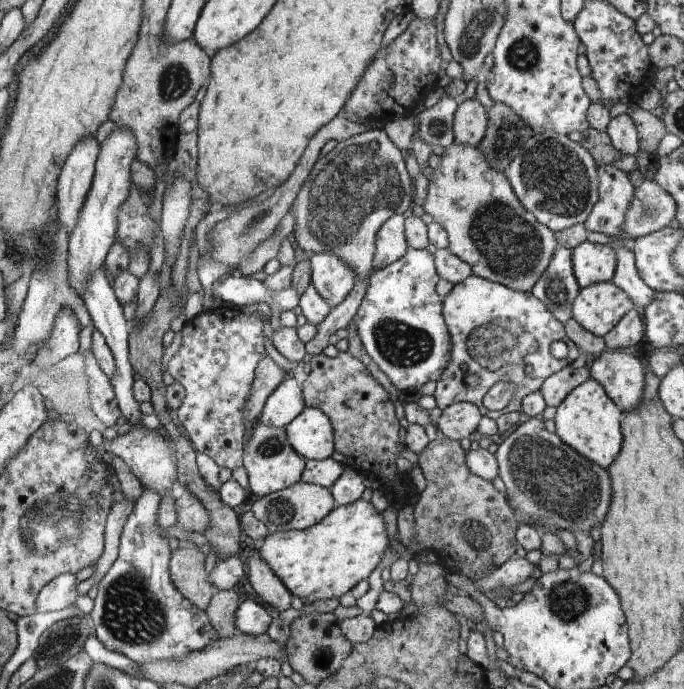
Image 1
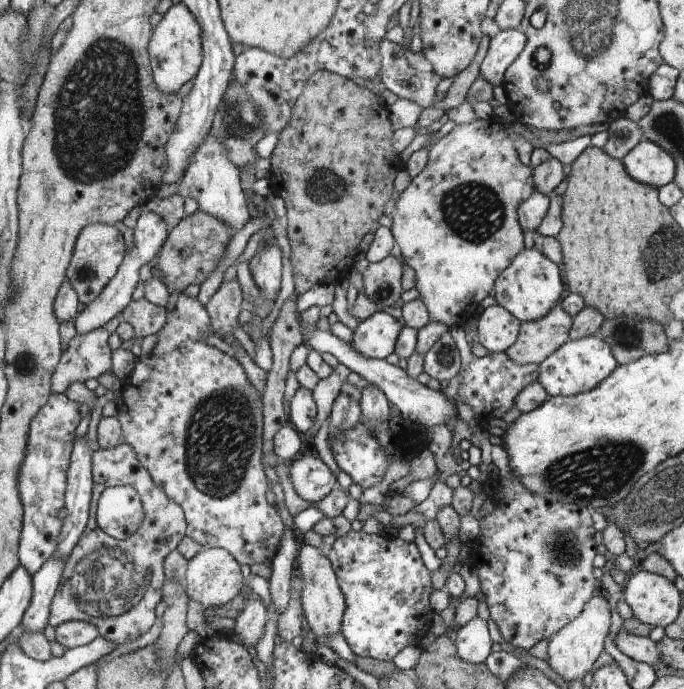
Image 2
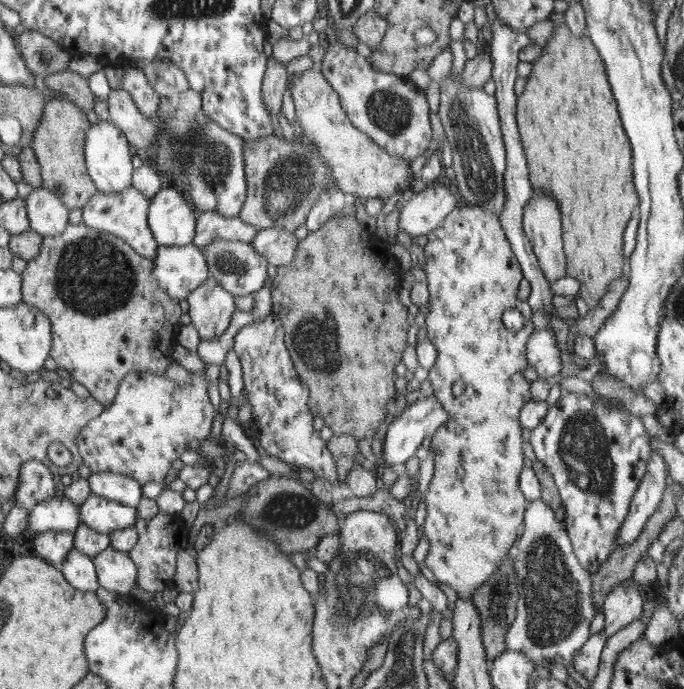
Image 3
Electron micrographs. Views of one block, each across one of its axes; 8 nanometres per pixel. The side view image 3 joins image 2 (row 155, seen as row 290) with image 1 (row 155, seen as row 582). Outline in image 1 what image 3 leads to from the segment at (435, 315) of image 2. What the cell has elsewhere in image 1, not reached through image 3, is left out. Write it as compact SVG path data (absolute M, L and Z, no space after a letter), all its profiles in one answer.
M450 145L440 156L440 168L434 170L427 188L424 208L441 224L449 238L449 248L473 267L473 274L506 285L520 292L531 292L538 278L544 275L560 244L556 232L543 225L522 206L504 172L493 169L478 147Z

